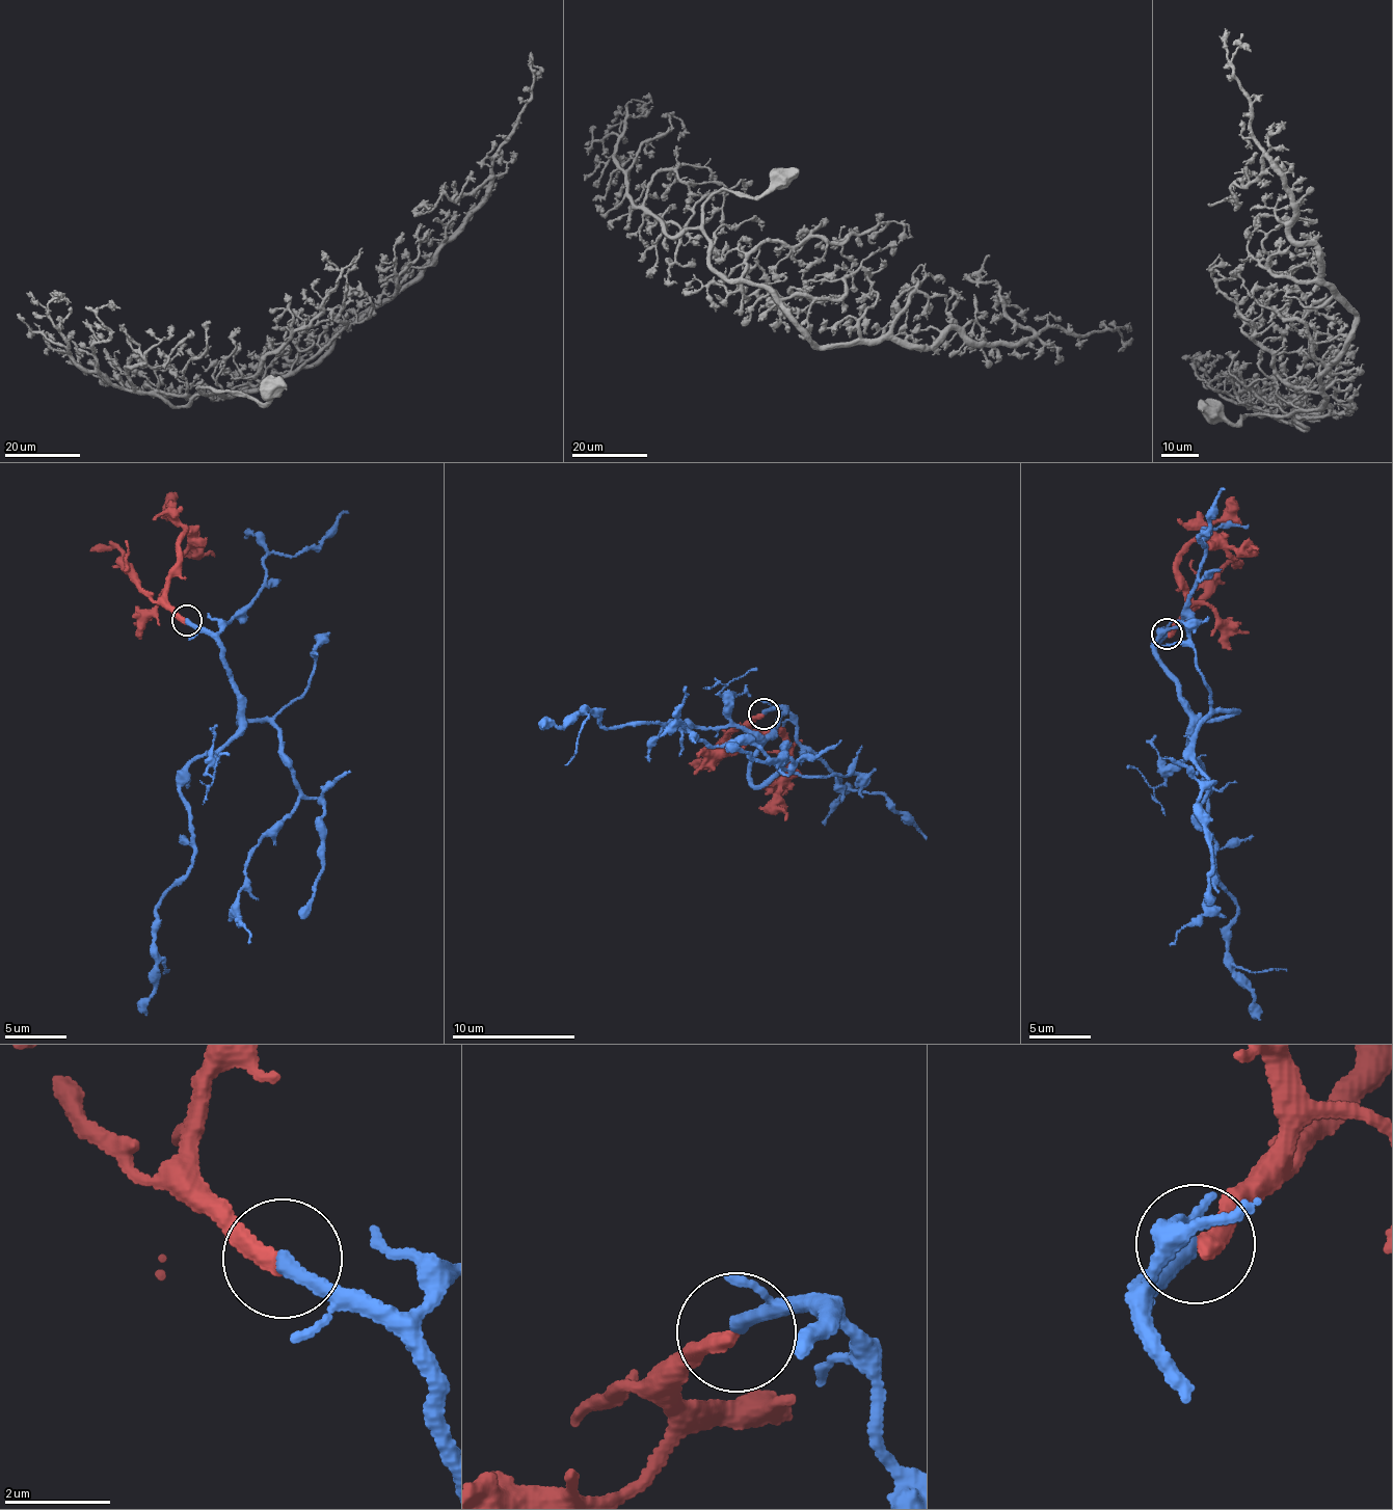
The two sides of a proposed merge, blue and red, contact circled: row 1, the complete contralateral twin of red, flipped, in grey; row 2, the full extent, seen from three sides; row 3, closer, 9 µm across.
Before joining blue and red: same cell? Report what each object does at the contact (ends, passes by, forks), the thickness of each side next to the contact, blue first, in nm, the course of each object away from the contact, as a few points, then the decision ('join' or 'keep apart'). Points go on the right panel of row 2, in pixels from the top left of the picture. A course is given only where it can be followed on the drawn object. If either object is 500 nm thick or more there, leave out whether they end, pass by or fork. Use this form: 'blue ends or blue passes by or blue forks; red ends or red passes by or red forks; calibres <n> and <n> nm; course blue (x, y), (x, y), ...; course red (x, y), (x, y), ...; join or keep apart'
blue ends; red ends; calibres 280 and 320 nm; course blue (1167, 635), (1155, 648), (1179, 696), (1204, 720), (1236, 711), (1200, 723), (1213, 862), (1204, 915), (1170, 946); course red (1167, 635), (1187, 613), (1187, 589), (1177, 560), (1194, 540), (1215, 538), (1230, 548), (1258, 550); keep apart

